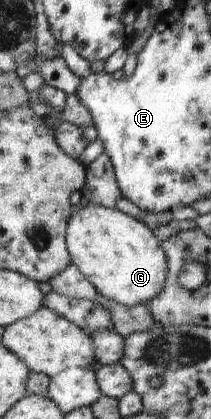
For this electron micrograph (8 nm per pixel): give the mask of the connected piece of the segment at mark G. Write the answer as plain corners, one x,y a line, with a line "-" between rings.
82,203
83,208
75,210
70,227
67,228
67,245
75,265
97,287
98,293
124,306
148,305
163,293
169,277
169,257
162,245
157,243
151,229
135,218
117,211
117,208

